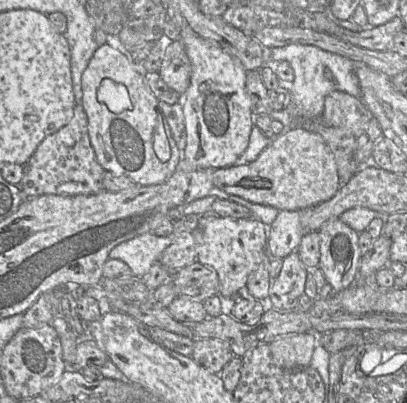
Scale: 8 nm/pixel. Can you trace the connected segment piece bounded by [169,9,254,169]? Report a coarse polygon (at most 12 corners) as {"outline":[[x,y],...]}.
{"outline":[[170,16],[191,61],[183,158],[233,166],[254,114],[247,70]]}

